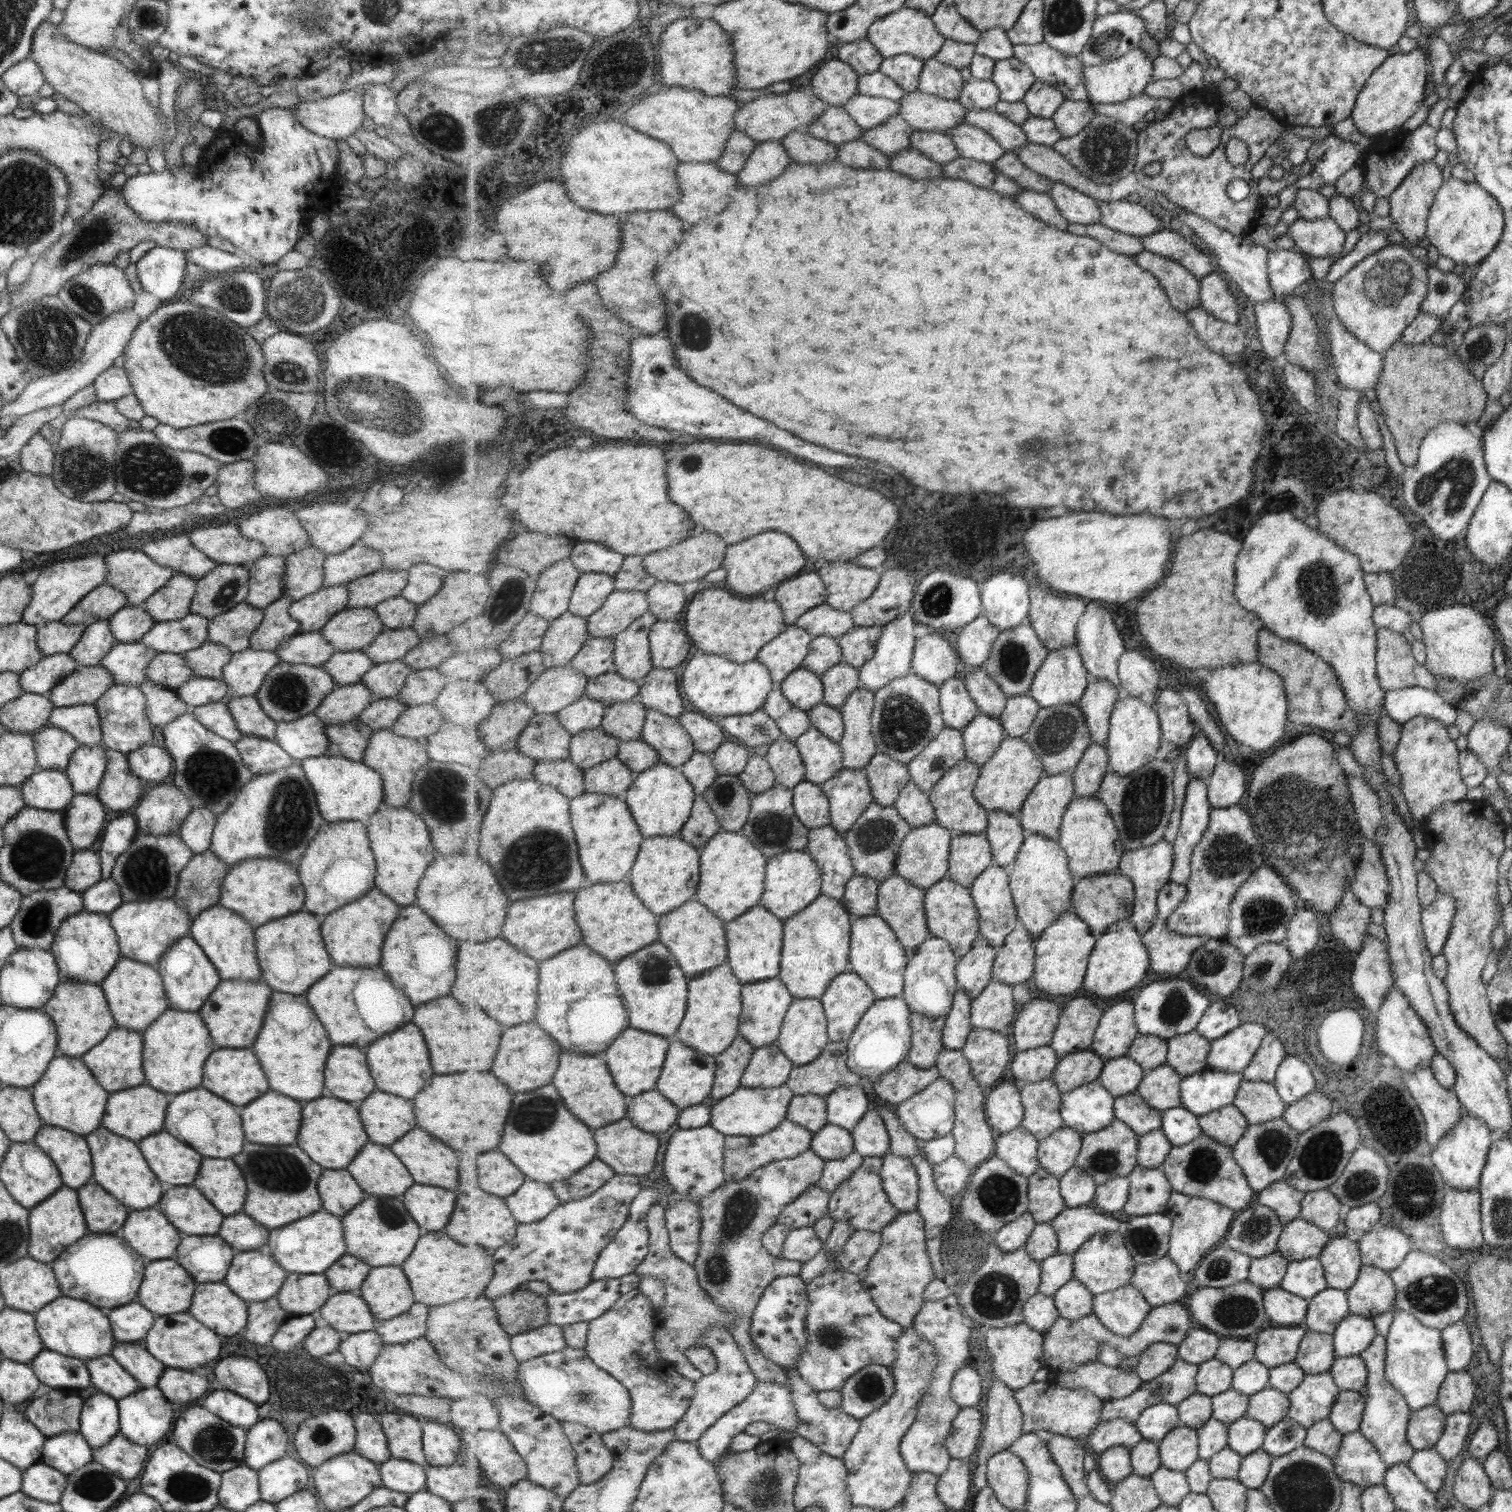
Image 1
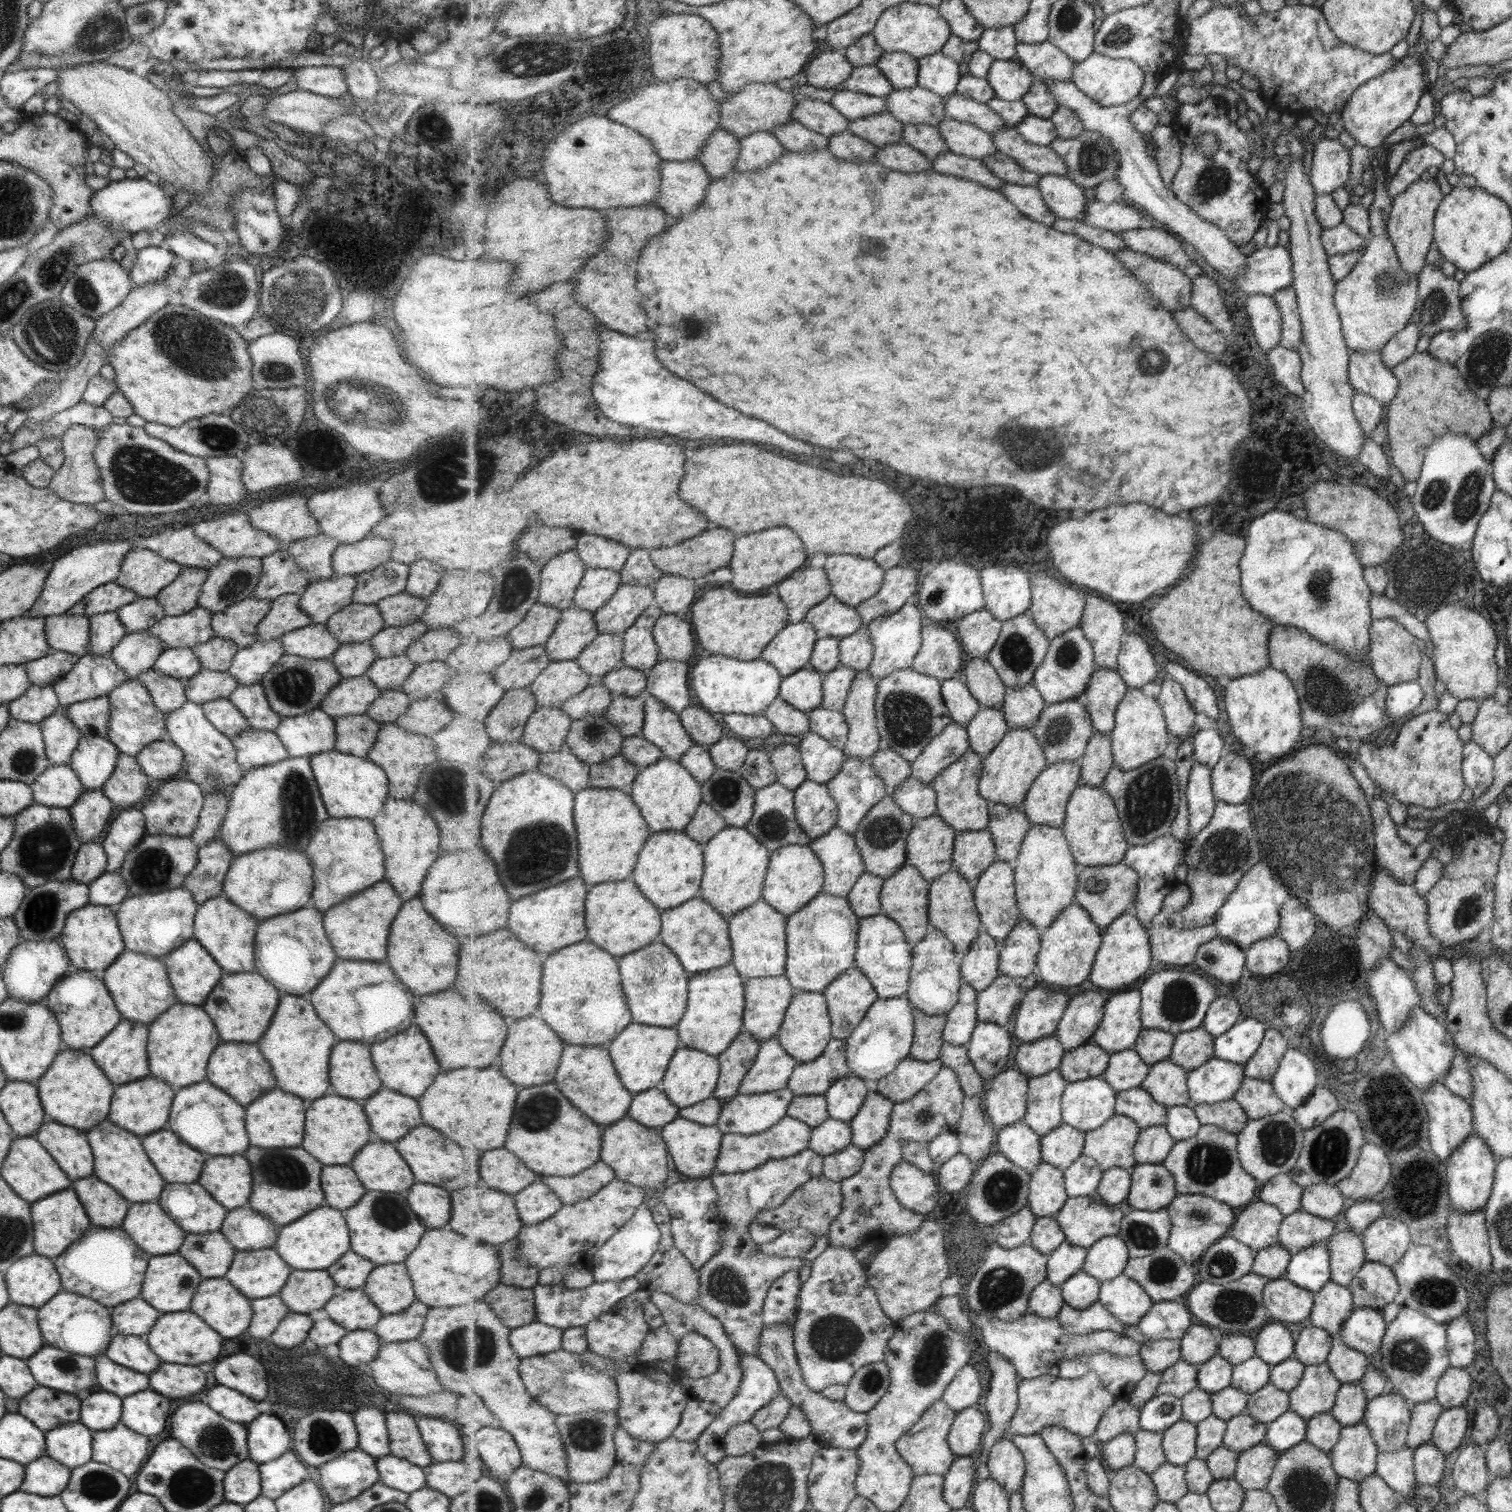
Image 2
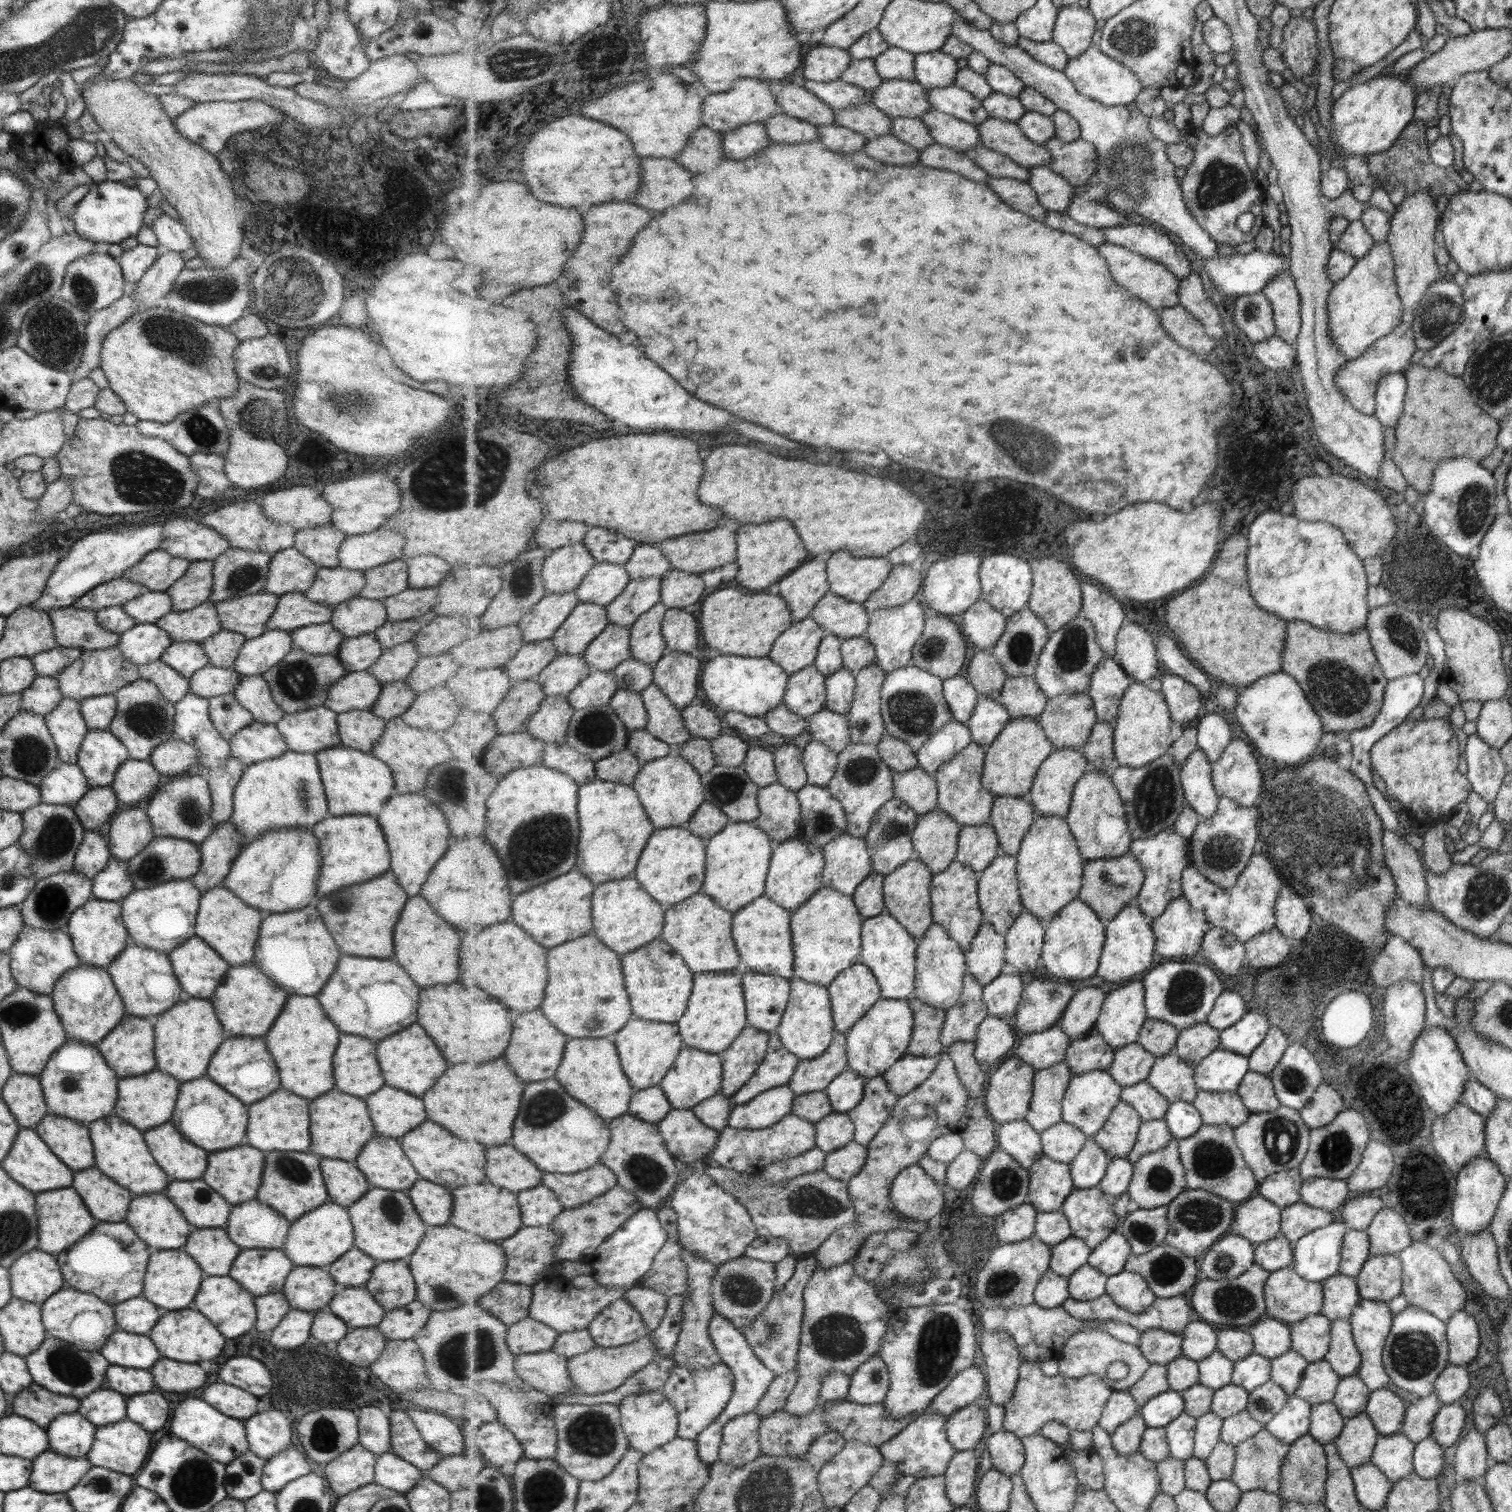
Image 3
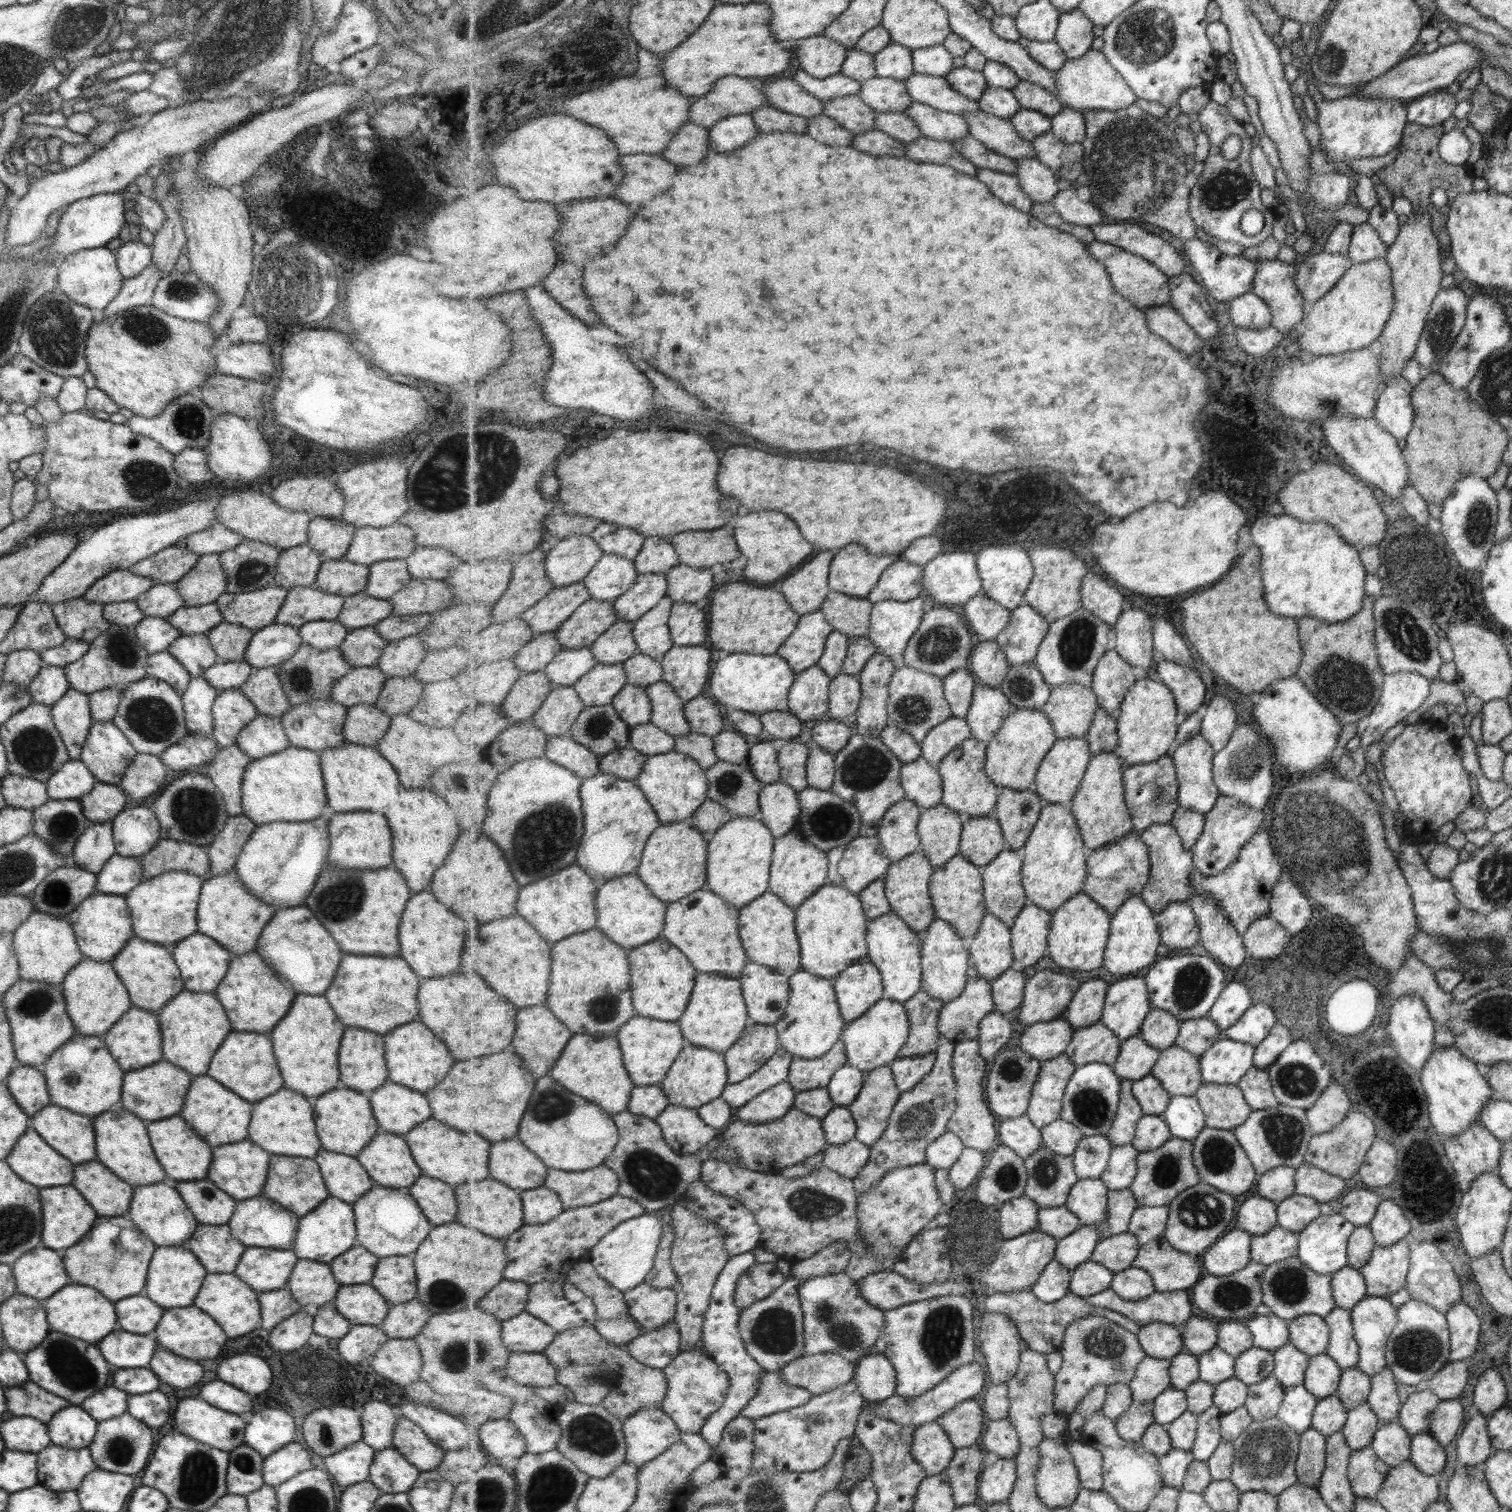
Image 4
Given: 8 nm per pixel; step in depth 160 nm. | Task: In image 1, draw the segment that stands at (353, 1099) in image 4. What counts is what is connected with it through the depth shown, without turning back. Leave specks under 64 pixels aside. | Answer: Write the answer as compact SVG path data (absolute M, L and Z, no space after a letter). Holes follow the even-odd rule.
M317 1098L307 1102L301 1110L301 1126L297 1134L297 1146L321 1168L341 1170L345 1168L367 1142L365 1132L361 1128L357 1110L337 1098Z

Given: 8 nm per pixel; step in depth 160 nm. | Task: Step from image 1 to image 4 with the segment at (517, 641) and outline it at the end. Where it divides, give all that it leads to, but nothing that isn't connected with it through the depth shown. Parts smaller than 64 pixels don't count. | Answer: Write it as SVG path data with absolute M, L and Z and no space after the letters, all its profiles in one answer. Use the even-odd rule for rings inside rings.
M584 581L575 584L556 587L537 602L531 609L522 614L536 635L558 631L565 621L580 608L584 602L592 598L592 593Z

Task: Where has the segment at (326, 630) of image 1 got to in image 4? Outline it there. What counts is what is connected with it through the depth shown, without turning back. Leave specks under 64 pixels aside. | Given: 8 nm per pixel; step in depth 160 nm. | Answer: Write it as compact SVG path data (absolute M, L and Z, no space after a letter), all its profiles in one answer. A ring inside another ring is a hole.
M364 592L343 598L337 622L347 630L373 626L391 615L391 605L386 600L371 598Z

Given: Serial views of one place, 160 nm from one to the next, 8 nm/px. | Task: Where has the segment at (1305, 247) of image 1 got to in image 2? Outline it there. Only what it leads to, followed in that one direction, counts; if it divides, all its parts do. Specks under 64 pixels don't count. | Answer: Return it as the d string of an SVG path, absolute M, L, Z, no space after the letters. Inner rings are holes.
M1343 223L1336 224L1331 228L1322 228L1320 243L1328 257L1361 249L1365 246L1365 240Z

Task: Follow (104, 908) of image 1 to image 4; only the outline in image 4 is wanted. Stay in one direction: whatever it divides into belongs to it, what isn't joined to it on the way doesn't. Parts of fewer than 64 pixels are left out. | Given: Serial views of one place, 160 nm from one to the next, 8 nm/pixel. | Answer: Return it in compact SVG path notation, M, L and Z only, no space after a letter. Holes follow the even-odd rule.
M113 853L96 875L95 892L124 896L142 880L139 857Z

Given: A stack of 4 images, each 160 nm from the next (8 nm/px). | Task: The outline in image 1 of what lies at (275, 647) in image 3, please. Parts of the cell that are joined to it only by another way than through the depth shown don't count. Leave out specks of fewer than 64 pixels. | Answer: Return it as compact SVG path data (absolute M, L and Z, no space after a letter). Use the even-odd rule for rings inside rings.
M247 648L232 653L222 668L221 678L237 697L254 696L265 675L280 660L274 651Z

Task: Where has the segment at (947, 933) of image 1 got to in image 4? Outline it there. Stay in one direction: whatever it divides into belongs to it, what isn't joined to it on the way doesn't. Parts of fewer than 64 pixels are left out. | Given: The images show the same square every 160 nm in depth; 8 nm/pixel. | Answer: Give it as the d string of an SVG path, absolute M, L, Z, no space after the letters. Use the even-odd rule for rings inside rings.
M960 853L947 865L936 869L932 877L930 893L937 918L952 923L956 927L957 934L960 934L968 946L971 945L988 913L988 907L985 904L983 869Z

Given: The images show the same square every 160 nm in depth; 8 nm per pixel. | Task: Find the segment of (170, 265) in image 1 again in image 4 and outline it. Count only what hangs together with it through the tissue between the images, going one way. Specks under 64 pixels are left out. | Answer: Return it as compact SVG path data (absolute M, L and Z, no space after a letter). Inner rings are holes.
M139 241L125 242L114 251L114 258L119 275L130 279L150 264L152 250Z

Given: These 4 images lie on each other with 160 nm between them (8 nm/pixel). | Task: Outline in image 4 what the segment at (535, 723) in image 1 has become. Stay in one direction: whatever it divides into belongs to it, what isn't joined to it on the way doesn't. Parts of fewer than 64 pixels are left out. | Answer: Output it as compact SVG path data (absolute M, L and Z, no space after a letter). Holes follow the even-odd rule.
M574 685L556 686L534 714L533 721L550 737L568 736L585 707Z

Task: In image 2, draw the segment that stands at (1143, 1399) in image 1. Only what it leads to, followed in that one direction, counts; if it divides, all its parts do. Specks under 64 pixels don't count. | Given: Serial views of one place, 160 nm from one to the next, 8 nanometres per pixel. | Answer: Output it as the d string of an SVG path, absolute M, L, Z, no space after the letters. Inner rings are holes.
M1185 1360L1177 1362L1177 1365L1164 1372L1157 1395L1175 1394L1177 1398L1183 1398L1198 1387L1199 1371L1199 1366Z

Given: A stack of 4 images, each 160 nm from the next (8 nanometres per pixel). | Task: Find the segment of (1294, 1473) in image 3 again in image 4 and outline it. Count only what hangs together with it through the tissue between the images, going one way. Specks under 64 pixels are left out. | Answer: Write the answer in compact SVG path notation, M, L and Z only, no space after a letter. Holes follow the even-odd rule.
M1311 1427L1299 1435L1299 1453L1295 1462L1296 1482L1316 1488L1324 1467L1325 1436Z

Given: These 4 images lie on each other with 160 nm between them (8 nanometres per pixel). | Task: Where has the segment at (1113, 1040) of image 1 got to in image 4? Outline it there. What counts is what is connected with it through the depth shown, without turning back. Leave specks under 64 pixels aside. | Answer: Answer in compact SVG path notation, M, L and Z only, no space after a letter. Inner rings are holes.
M1146 974L1135 975L1135 978L1115 981L1110 985L1100 1022L1105 1023L1121 1039L1121 1042L1125 1042L1128 1038L1141 1034L1142 1026L1151 1013L1152 1007Z

